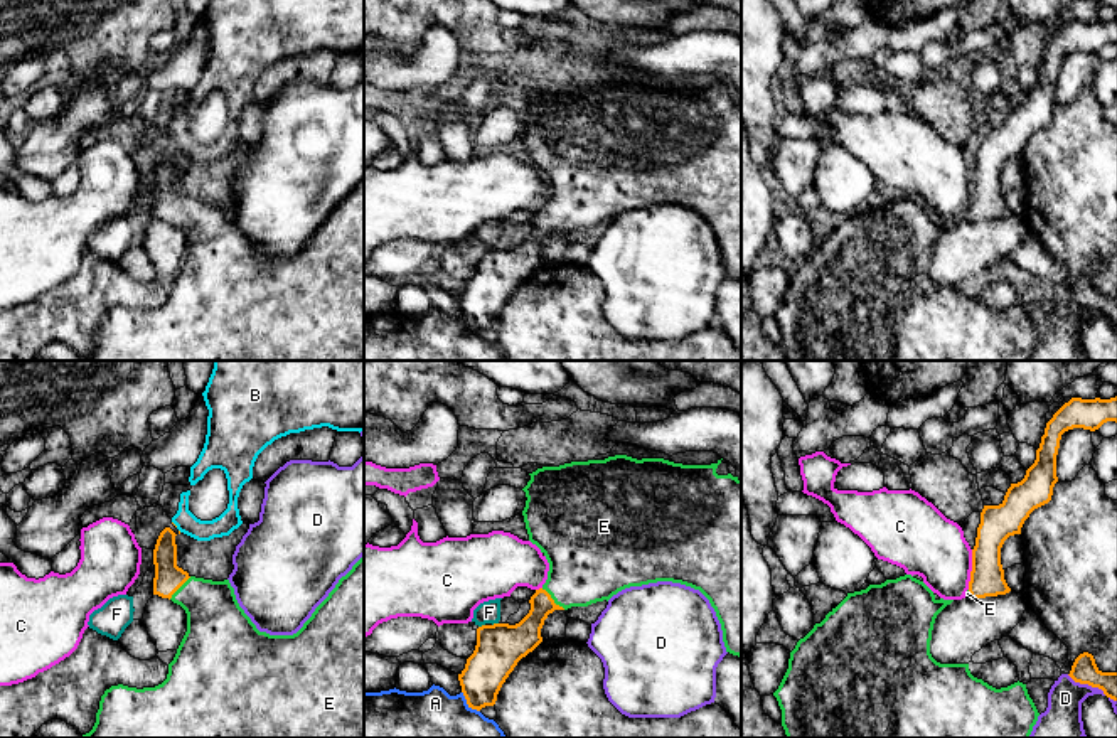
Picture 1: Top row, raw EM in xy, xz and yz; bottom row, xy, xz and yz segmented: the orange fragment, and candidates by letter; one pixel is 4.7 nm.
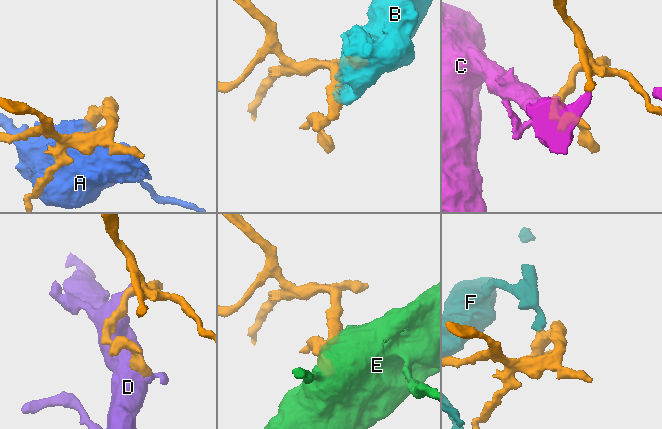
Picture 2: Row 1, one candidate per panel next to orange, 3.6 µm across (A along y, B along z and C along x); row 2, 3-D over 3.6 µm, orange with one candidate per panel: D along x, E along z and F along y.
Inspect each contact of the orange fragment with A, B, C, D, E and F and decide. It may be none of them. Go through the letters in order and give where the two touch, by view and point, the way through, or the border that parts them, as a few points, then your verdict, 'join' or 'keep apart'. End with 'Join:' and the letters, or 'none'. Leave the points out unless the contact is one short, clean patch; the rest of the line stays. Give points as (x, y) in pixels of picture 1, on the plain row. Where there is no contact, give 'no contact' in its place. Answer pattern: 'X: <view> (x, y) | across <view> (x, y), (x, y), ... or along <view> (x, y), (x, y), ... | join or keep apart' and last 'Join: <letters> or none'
A: xz (467, 326) | keep apart
B: xy (174, 147) | along xy (172, 144), (177, 149) | keep apart
C: yz (972, 192) | keep apart
D: yz (1087, 305) | keep apart
E: xz (553, 223) | across xz (519, 262), (553, 223), (588, 184) | join
F: xz (494, 246) | keep apart
Join: E

